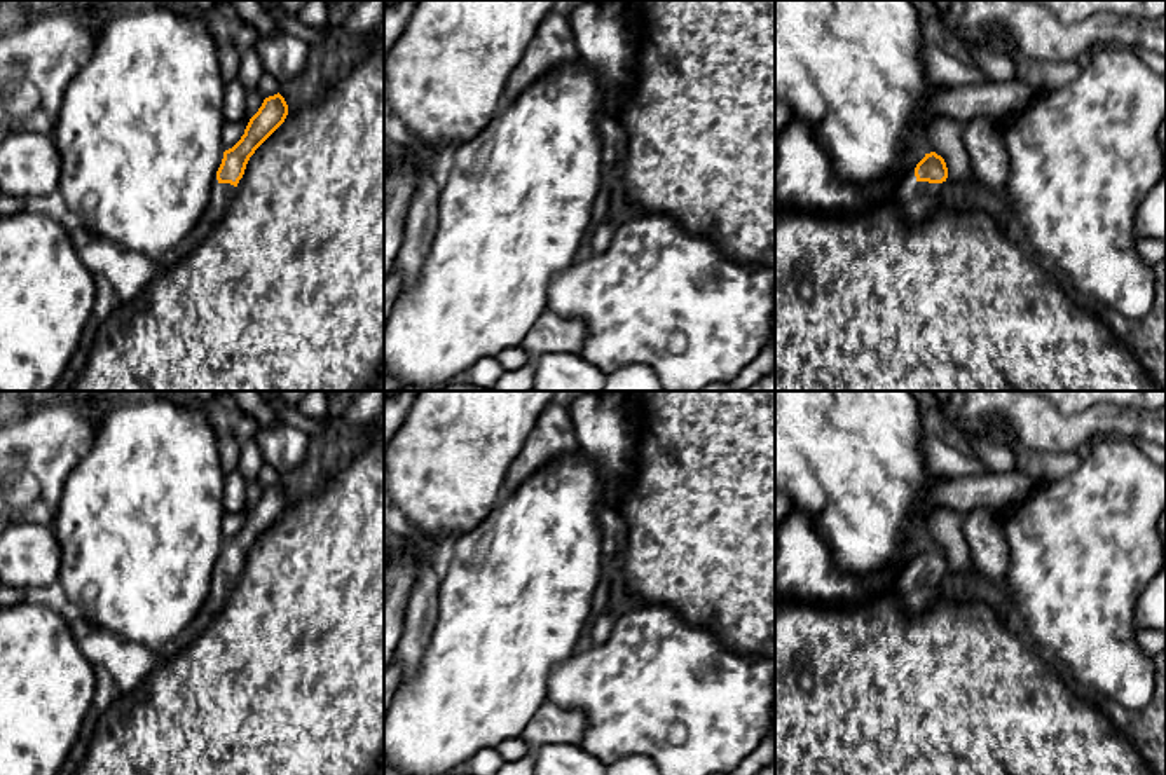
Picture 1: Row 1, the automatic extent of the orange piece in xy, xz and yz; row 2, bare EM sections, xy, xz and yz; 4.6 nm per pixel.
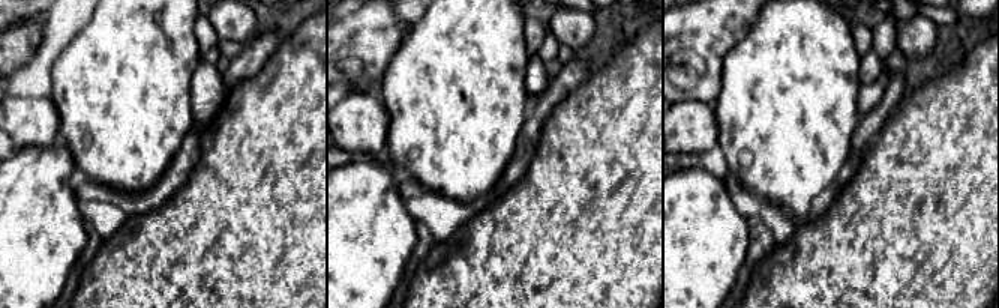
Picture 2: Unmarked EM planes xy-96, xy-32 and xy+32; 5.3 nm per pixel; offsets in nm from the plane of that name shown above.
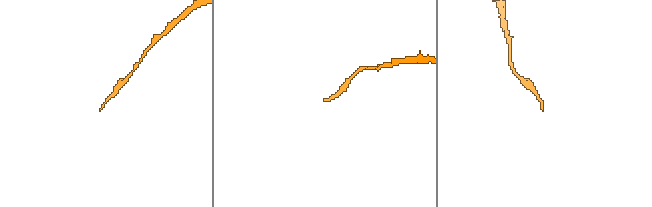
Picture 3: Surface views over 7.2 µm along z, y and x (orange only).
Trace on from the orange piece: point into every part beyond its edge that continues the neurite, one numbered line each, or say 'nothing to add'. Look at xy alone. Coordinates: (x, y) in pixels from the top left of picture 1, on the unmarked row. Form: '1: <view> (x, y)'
1: xy (222, 585)

